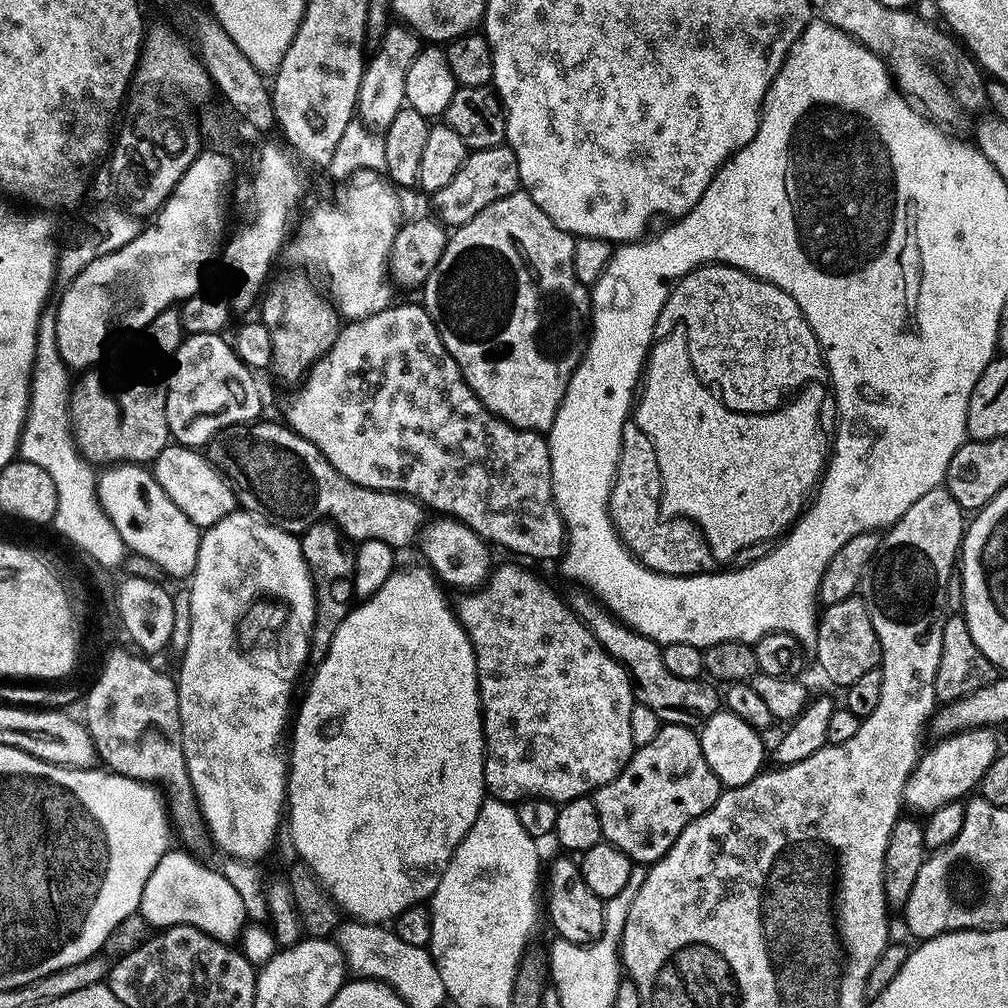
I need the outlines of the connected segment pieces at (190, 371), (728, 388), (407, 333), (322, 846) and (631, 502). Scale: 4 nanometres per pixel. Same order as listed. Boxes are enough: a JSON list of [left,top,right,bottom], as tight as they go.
[[166,333,261,450],[660,264,828,412],[283,303,566,560],[286,567,486,925],[608,418,696,576]]

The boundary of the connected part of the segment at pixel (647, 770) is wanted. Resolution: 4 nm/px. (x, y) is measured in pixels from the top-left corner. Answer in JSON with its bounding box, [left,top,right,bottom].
[594,723,721,866]

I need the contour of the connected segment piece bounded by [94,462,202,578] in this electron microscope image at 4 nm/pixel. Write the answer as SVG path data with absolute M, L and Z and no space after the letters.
M116 462L101 472L104 473L101 476L99 473L94 484L94 496L100 501L100 506L108 515L114 530L118 530L125 549L129 553L150 558L150 561L156 562L169 577L191 577L196 569L201 529L197 528L194 522L190 522L190 518L186 518L186 514L182 514L182 510L178 510L174 502L170 502L166 490L158 486L147 467Z

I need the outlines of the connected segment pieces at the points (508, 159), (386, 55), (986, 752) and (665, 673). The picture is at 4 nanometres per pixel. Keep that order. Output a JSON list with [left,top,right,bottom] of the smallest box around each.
[[430,143,520,226],[356,22,422,130],[903,726,998,814],[598,619,717,713]]

